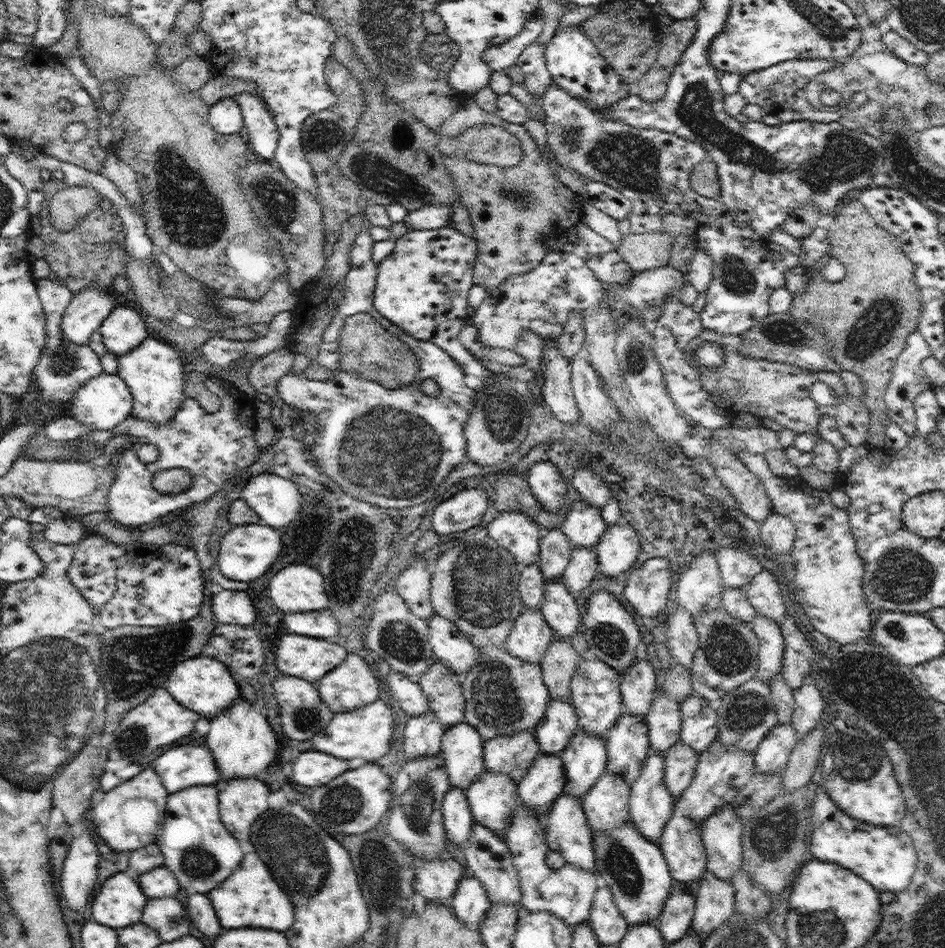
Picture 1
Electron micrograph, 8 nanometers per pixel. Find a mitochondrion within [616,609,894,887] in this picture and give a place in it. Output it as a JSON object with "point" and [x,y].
{"point":[727,650]}

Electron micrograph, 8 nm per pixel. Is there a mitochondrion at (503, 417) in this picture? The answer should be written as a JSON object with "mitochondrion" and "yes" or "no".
{"mitochondrion":"yes"}

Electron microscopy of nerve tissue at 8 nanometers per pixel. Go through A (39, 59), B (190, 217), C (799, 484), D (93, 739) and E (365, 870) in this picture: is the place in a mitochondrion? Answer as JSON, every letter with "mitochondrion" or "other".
{"A":"other","B":"mitochondrion","C":"other","D":"mitochondrion","E":"other"}

